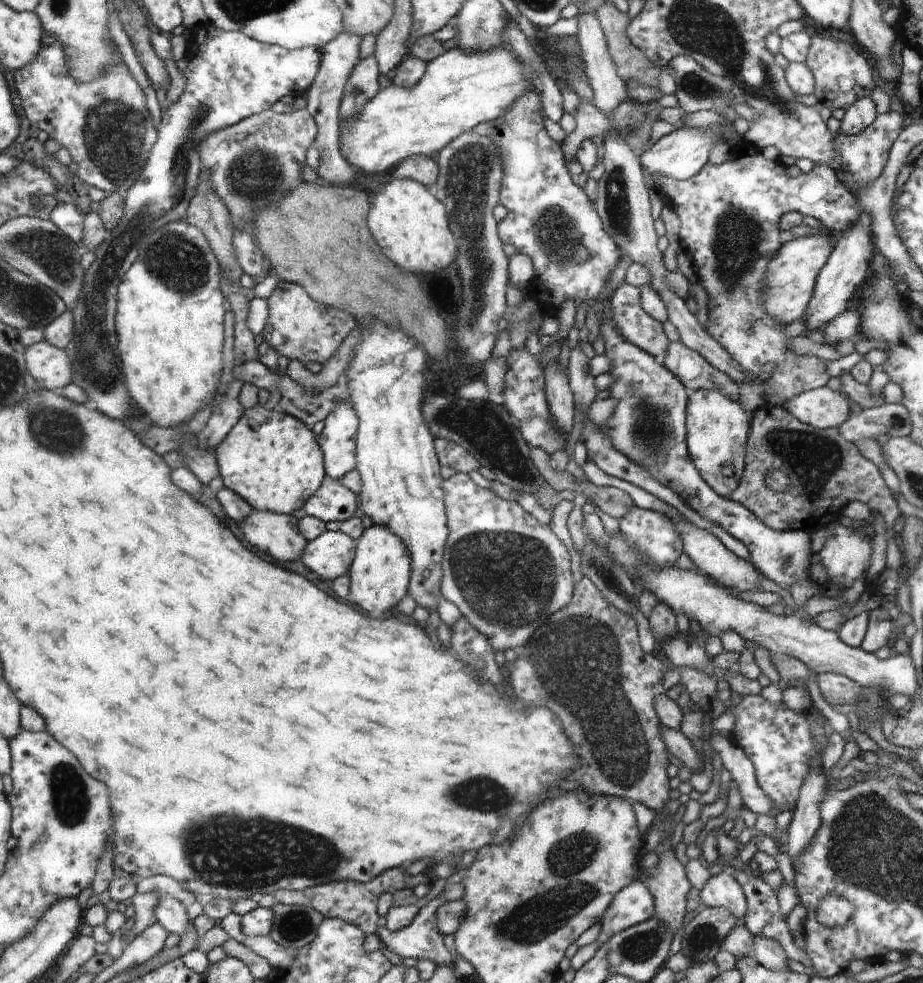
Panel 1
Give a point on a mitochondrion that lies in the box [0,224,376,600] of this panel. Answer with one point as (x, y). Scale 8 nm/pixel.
(50, 254)

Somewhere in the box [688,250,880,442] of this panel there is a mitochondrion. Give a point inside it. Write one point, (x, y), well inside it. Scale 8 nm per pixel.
(752, 324)

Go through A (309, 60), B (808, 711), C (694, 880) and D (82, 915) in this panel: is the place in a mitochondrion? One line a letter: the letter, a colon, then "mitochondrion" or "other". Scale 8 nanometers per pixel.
A: other
B: other
C: other
D: other

